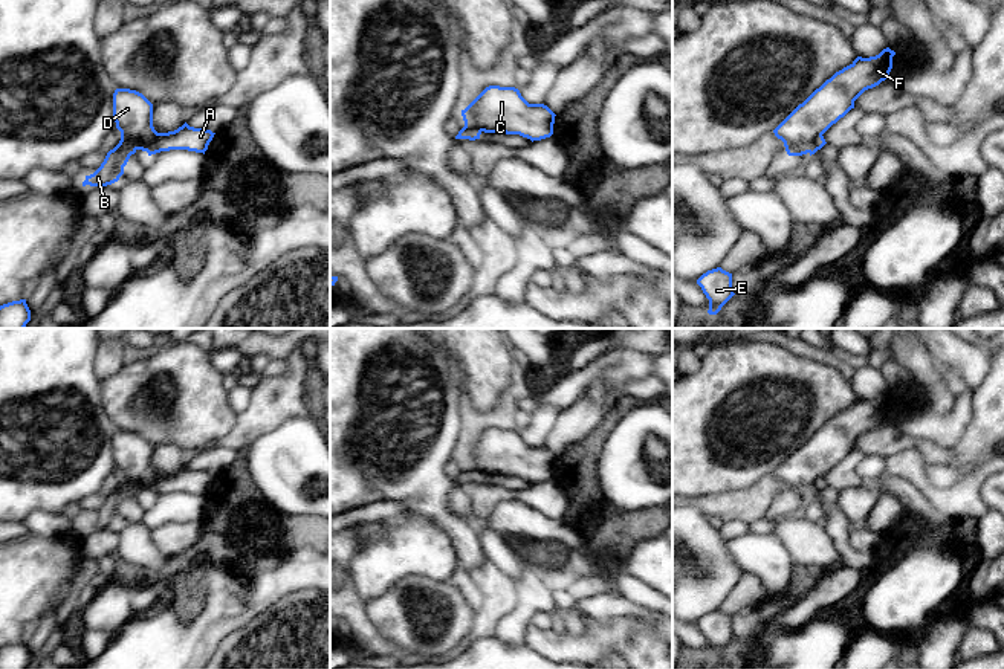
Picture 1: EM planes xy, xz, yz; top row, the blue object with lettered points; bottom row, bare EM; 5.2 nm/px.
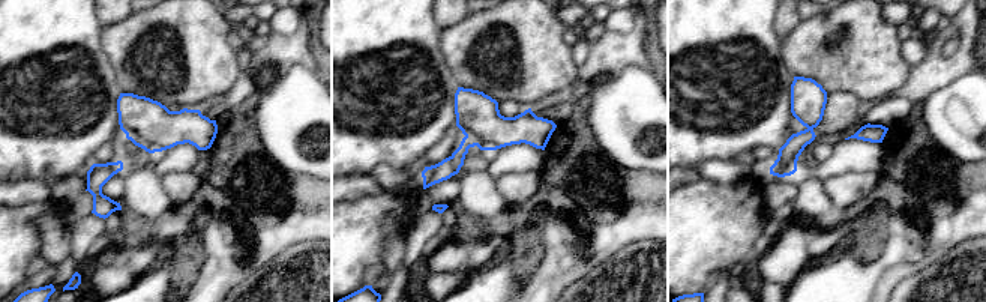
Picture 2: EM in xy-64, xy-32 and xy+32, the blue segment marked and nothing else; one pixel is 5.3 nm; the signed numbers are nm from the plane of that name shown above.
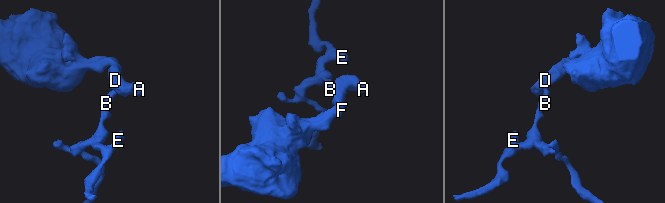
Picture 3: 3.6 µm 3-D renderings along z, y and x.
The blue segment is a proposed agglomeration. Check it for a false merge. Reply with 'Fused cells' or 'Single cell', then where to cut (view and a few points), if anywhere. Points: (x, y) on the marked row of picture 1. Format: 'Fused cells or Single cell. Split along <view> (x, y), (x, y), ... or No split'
Fused cells. Split along xy (121, 136), (130, 136), (138, 148)

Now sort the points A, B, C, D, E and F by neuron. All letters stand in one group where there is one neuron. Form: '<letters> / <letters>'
A C D F / B E

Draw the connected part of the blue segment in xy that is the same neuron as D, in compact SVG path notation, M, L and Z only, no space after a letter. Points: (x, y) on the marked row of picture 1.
M130 89L115 90L113 118L121 137L134 139L138 150L147 151L148 156L170 150L205 154L215 134L206 128L189 127L186 122L174 131L157 133L153 127L153 104L142 93Z

